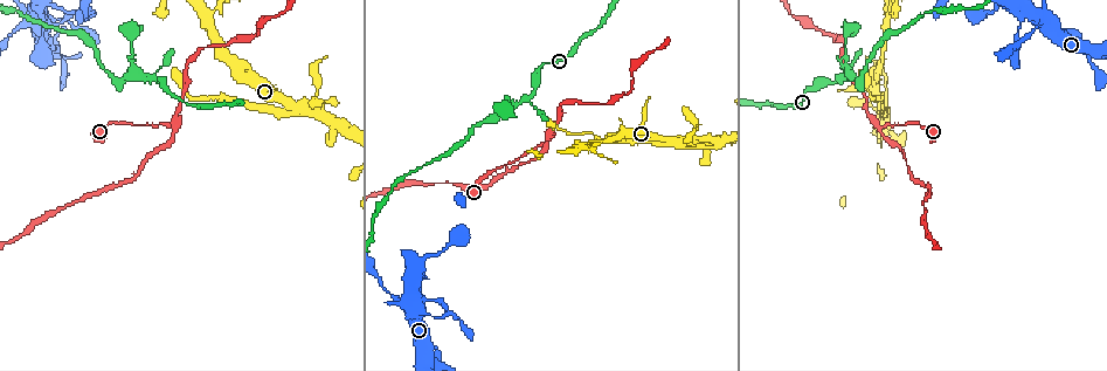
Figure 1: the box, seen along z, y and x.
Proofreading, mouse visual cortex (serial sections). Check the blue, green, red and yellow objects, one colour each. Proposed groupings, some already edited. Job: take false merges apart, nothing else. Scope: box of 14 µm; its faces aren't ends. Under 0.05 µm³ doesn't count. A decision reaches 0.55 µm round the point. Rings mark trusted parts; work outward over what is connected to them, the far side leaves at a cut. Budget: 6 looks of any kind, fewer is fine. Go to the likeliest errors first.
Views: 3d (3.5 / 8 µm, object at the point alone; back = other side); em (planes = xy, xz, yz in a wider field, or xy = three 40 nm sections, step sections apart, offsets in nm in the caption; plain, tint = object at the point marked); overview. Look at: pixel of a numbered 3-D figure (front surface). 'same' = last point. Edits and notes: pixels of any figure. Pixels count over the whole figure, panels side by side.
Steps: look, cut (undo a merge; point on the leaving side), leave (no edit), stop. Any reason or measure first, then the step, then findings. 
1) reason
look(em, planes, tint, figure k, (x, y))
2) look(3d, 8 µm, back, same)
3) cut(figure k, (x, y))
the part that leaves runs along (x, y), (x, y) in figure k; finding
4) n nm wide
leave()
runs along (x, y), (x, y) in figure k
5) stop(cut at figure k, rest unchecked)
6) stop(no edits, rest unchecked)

thick turns thin
look(3d, 3.5 µm, figure 1, (173, 127))

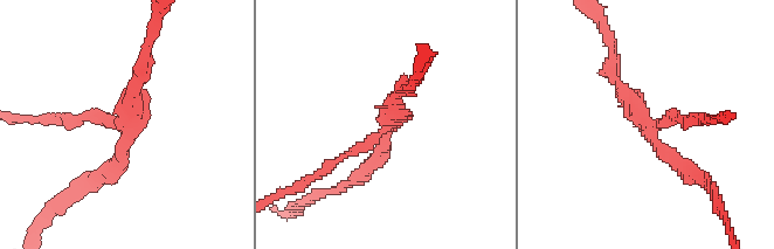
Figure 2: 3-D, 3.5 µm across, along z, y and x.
3 arms; arms of 150, 200, 200 nm
look(em, planes, plain, figure 2, (659, 126))

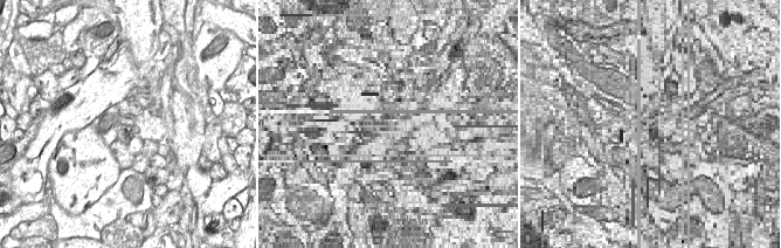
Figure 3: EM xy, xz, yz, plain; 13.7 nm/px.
where the object lies
look(em, planes, tint, same)

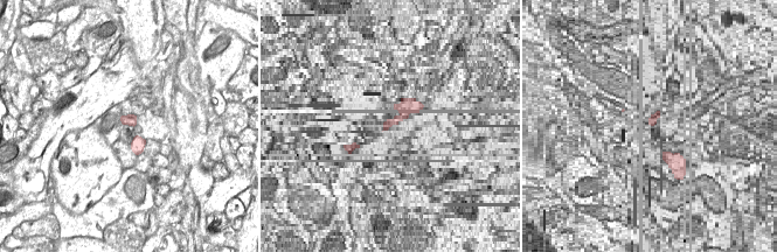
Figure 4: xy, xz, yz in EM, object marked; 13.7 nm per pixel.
leave()
all the same cell

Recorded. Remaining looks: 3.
sharp bend
look(3d, 3.5 µm, figure 1, (661, 145))

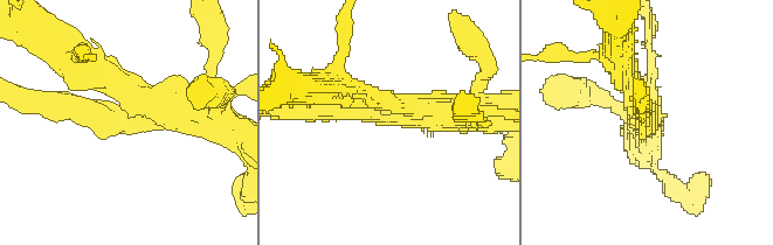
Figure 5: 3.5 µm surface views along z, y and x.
3 arms; arms of 250, 300, 400 nm; shape alone is not enough
look(em, xy, step 2, tint, figure 5, (393, 119))

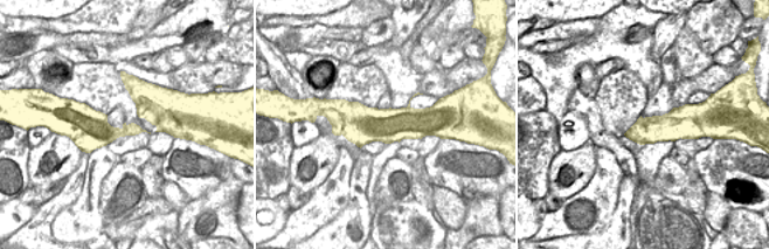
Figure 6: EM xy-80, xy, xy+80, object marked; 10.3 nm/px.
cut(figure 5, (82, 118))
the part that leaves runs along (139, 119), (28, 100) in figure 5; two cells meet here

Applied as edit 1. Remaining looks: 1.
stop(cut at figure 5, rest unchecked)

